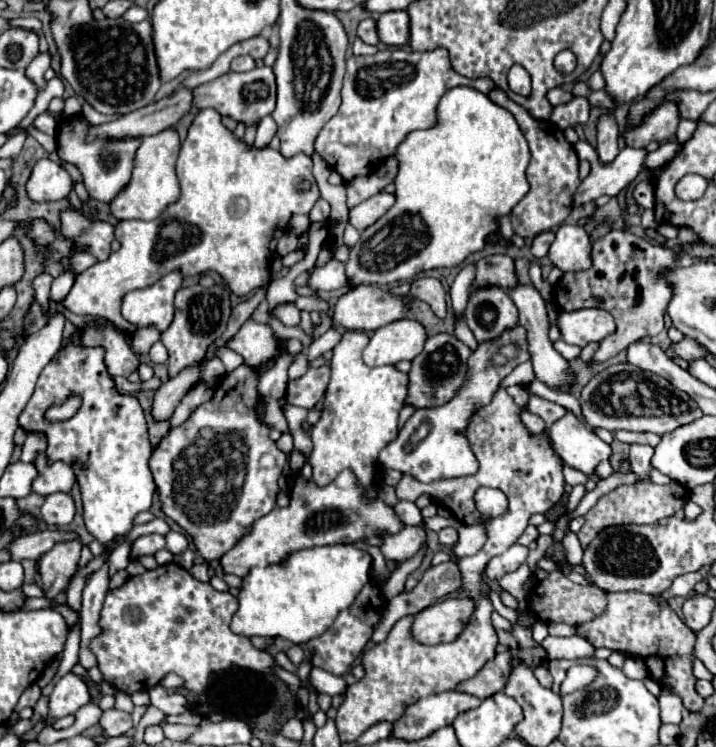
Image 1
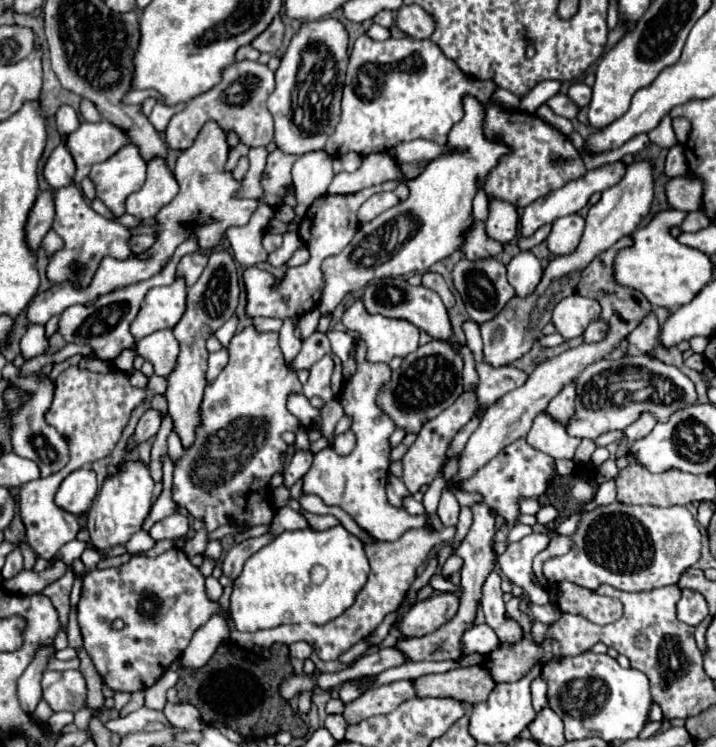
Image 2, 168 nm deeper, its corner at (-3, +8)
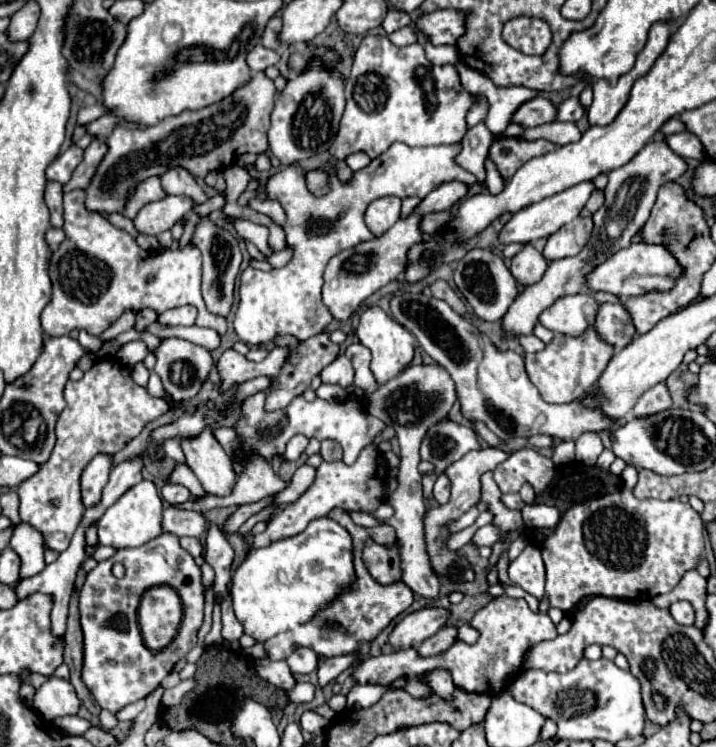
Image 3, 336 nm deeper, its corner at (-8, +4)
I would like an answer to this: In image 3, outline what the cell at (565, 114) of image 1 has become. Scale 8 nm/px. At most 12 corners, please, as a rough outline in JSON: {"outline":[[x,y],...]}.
{"outline":[[536,96],[522,104],[512,122],[538,126],[556,118],[558,106]]}

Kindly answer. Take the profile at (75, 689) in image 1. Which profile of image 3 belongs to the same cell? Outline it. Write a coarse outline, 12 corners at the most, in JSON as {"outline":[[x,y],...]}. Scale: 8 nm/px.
{"outline":[[52,676],[38,688],[34,710],[44,720],[78,714],[70,680]]}

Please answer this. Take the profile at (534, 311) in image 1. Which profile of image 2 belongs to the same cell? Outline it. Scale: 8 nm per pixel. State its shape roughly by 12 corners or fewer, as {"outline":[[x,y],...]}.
{"outline":[[519,252],[507,264],[517,296],[539,284],[543,268],[535,254]]}

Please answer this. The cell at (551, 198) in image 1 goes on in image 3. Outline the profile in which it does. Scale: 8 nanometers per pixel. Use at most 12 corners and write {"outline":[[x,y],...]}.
{"outline":[[498,138],[488,158],[502,178],[531,158],[548,154],[548,140]]}

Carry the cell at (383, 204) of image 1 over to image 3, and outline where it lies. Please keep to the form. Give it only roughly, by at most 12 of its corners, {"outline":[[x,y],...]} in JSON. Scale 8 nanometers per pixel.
{"outline":[[400,198],[374,200],[366,210],[366,226],[384,234],[400,218]]}

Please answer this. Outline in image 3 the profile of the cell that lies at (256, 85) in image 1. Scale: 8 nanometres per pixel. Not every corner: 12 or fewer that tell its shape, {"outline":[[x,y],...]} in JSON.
{"outline":[[274,82],[144,130],[116,126],[86,208],[182,166],[204,178],[266,152]]}

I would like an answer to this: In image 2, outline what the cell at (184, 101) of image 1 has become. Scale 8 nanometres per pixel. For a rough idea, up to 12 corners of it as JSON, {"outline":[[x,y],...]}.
{"outline":[[107,120],[83,122],[67,138],[79,184],[127,136]]}

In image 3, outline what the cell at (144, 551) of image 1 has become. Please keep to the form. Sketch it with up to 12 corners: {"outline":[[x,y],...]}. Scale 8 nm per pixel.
{"outline":[[166,508],[162,532],[200,538],[206,520],[198,512]]}

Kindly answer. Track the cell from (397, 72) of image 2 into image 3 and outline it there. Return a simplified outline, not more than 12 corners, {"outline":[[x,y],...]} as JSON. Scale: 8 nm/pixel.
{"outline":[[368,34],[330,154],[458,144],[456,66]]}

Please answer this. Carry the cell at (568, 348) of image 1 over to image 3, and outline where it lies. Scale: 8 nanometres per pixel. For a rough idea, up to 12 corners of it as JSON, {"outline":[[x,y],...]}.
{"outline":[[522,336],[526,352],[540,352],[546,344],[536,336]]}

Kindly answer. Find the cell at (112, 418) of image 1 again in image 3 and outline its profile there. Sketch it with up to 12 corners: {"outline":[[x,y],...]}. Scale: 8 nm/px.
{"outline":[[152,480],[124,492],[98,520],[102,546],[160,536],[162,498]]}

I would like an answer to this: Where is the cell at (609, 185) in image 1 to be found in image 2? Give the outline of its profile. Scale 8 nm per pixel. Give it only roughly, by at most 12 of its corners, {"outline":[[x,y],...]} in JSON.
{"outline":[[623,162],[593,168],[523,208],[519,232],[531,236],[577,214],[591,194],[617,184]]}

